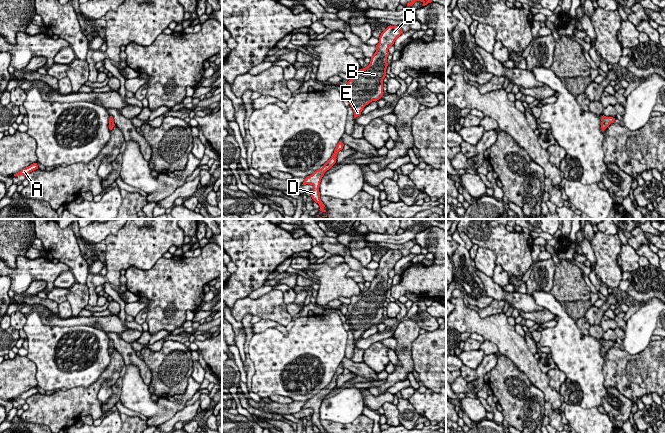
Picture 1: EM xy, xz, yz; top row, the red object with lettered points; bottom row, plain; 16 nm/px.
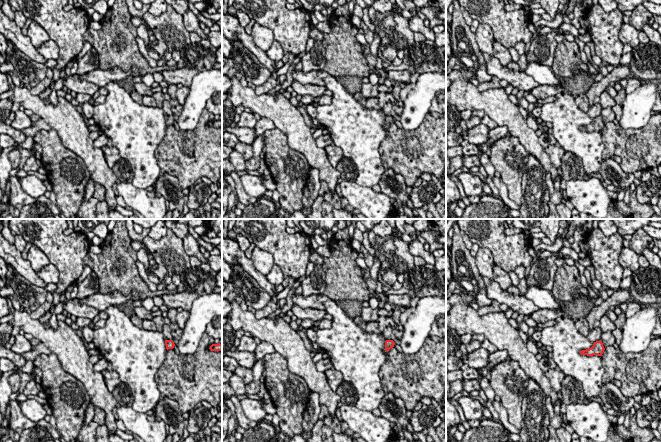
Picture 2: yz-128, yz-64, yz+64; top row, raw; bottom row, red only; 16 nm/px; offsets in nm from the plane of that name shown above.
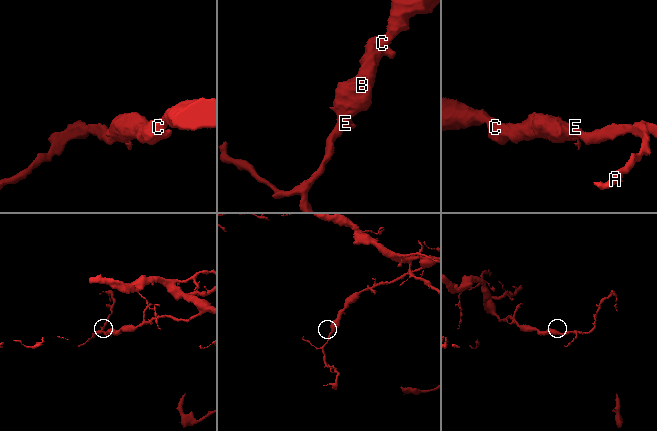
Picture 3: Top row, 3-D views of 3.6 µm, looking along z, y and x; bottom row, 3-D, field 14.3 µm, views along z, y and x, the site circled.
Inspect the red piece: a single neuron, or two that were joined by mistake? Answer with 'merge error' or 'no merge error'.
no merge error

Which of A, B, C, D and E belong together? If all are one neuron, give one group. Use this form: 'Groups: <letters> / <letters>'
Groups: A B C D E

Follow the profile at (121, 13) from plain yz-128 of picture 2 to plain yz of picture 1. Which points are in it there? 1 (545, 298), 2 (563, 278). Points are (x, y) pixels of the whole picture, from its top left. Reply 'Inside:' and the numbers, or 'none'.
Inside: 2

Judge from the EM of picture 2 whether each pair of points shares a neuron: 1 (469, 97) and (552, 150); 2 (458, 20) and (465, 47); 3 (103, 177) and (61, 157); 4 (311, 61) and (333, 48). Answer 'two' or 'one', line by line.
1: two
2: one
3: two
4: two

